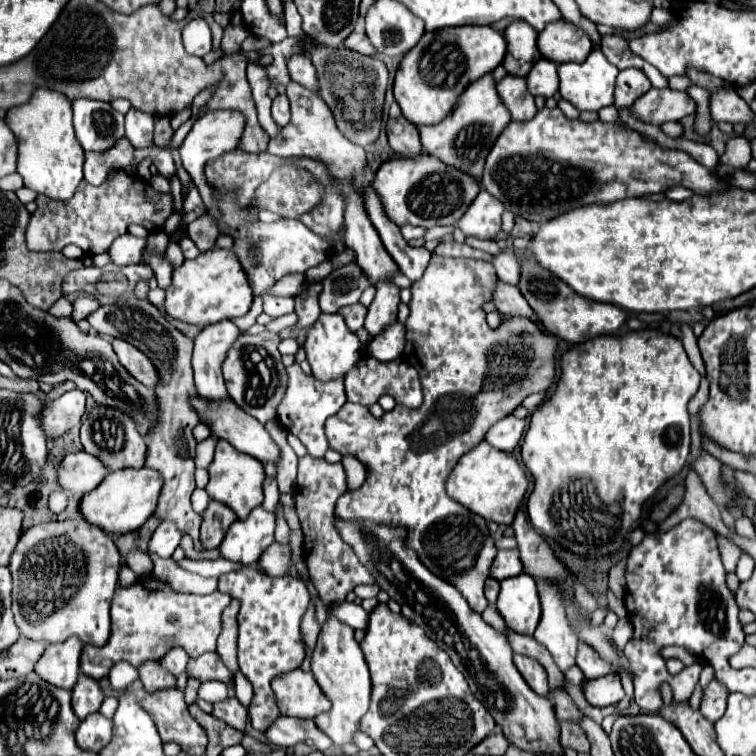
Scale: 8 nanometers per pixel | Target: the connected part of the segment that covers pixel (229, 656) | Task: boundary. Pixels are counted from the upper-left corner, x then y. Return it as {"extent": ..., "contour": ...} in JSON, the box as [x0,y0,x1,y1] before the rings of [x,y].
{"extent":[217,599,239,671],"contour":[[[233,599],[223,611],[223,631],[217,639],[217,653],[231,671],[237,671],[237,613],[239,599]]]}

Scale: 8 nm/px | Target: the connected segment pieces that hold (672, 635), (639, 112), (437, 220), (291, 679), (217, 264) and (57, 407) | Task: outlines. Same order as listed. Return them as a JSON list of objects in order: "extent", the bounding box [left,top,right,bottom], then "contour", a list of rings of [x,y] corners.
[{"extent":[625,519,745,713],"contour":[[[685,519],[665,533],[645,535],[645,539],[639,545],[635,545],[629,553],[625,577],[627,577],[627,597],[631,599],[631,601],[625,601],[625,607],[635,629],[633,639],[625,645],[625,653],[635,673],[635,681],[633,681],[635,703],[644,712],[659,713],[659,709],[663,707],[663,700],[657,691],[660,685],[667,682],[671,686],[674,703],[686,701],[691,697],[702,670],[702,665],[697,663],[686,667],[675,676],[670,675],[659,649],[667,645],[681,645],[685,649],[691,649],[693,655],[703,655],[713,641],[733,641],[733,637],[739,645],[743,645],[745,635],[737,619],[739,607],[725,583],[725,567],[721,563],[721,553],[717,549],[715,533],[713,529],[709,529],[707,525],[695,519]]]},{"extent":[631,89,695,125],"contour":[[[649,89],[631,107],[631,115],[643,123],[663,125],[667,121],[679,121],[685,115],[695,113],[695,101],[681,91],[673,89]]]},{"extent":[375,153,479,227],"contour":[[[421,153],[413,159],[389,159],[375,173],[375,191],[383,201],[387,217],[395,225],[419,225],[419,227],[437,227],[437,225],[455,225],[467,207],[479,195],[479,183],[473,175],[459,171],[457,167],[447,167],[441,159],[435,159],[429,153]]]},{"extent":[271,669,331,719],"contour":[[[293,669],[287,675],[279,675],[271,683],[281,715],[313,719],[323,711],[331,709],[331,701],[321,691],[311,671]]]},{"extent":[163,247,253,327],"contour":[[[213,247],[207,253],[199,253],[195,259],[187,259],[181,267],[173,271],[173,281],[165,289],[163,311],[177,321],[207,327],[219,321],[233,321],[243,317],[253,303],[253,291],[239,267],[237,257],[231,249]]]},{"extent":[45,389,85,439],"contour":[[[71,389],[67,393],[63,393],[55,403],[49,405],[47,415],[45,415],[45,427],[47,433],[55,439],[61,433],[69,431],[71,427],[75,427],[83,413],[85,413],[85,391],[81,389]]]}]

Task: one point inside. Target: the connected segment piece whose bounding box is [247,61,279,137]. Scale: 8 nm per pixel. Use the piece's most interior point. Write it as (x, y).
(257, 76)

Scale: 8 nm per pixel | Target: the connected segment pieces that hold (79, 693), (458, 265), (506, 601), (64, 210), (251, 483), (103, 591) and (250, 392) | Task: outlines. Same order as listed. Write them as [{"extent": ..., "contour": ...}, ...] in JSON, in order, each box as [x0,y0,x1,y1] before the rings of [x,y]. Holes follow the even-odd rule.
[{"extent":[71,675,105,719],"contour":[[[79,675],[77,685],[71,691],[73,695],[73,711],[79,719],[85,719],[91,713],[97,713],[105,695],[103,689],[99,687],[97,679],[91,679],[89,675]]]},{"extent":[325,255,559,613],"contour":[[[433,255],[429,267],[427,267],[425,273],[423,273],[423,277],[421,277],[419,281],[415,281],[410,287],[411,300],[409,301],[408,306],[409,309],[411,309],[411,315],[409,315],[409,319],[407,319],[407,345],[405,345],[405,349],[409,349],[409,357],[415,359],[413,365],[415,365],[415,369],[419,371],[421,385],[425,387],[425,401],[423,401],[423,405],[421,405],[419,409],[409,409],[409,407],[397,405],[393,411],[383,413],[381,419],[375,419],[375,417],[369,413],[367,407],[355,405],[355,403],[345,403],[343,409],[341,409],[339,413],[335,413],[331,419],[327,419],[327,423],[325,423],[325,435],[327,435],[329,447],[335,449],[335,451],[339,451],[341,455],[353,455],[353,457],[357,457],[357,459],[367,467],[367,479],[365,479],[365,483],[363,483],[359,489],[347,491],[345,495],[339,497],[337,507],[335,507],[335,515],[337,515],[339,519],[343,519],[343,521],[359,521],[359,519],[361,519],[361,521],[371,521],[371,523],[379,523],[379,525],[391,525],[391,527],[403,527],[403,529],[407,529],[407,539],[405,539],[405,541],[407,541],[407,547],[411,547],[411,549],[419,555],[419,559],[423,561],[423,565],[425,565],[431,573],[435,573],[435,575],[441,577],[441,579],[447,579],[447,581],[453,583],[455,587],[459,587],[459,591],[463,593],[463,597],[469,601],[471,609],[475,609],[477,613],[481,613],[481,611],[489,605],[487,599],[485,599],[485,595],[483,595],[483,585],[485,585],[485,581],[487,581],[487,577],[489,577],[489,569],[491,569],[491,563],[493,563],[493,557],[495,557],[497,549],[495,549],[493,539],[489,537],[487,521],[485,521],[483,517],[479,517],[477,513],[469,511],[467,507],[463,507],[461,503],[457,503],[455,499],[451,499],[451,497],[447,495],[447,491],[445,491],[445,481],[447,481],[449,473],[453,471],[455,463],[459,461],[459,457],[461,457],[463,453],[467,453],[469,449],[473,449],[475,445],[479,445],[479,443],[485,439],[487,431],[489,431],[499,419],[503,419],[503,417],[507,417],[509,413],[513,413],[513,411],[521,405],[521,401],[523,401],[527,395],[545,391],[545,389],[549,389],[549,387],[555,383],[555,353],[557,353],[557,343],[559,343],[555,335],[545,333],[537,323],[534,323],[531,319],[525,317],[507,316],[501,320],[497,329],[491,329],[491,327],[487,325],[487,321],[485,321],[485,313],[483,313],[481,305],[483,305],[485,301],[491,299],[491,287],[495,285],[495,281],[497,281],[495,269],[493,269],[493,265],[487,263],[487,261],[479,261],[479,259],[451,259],[451,257]],[[507,343],[511,343],[511,345],[521,343],[521,347],[517,345],[517,349],[515,349],[515,367],[519,367],[519,371],[515,371],[515,375],[511,375],[511,379],[503,379],[503,363],[505,363],[505,359],[503,359],[503,355],[501,355],[503,349],[501,349],[501,347],[495,347],[495,345],[507,345]]]},{"extent":[497,573,541,635],"contour":[[[527,573],[501,581],[501,593],[497,609],[505,619],[505,625],[513,631],[531,635],[541,619],[541,603],[535,579]]]},{"extent":[27,175,173,255],"contour":[[[119,175],[109,185],[91,187],[81,181],[75,197],[71,201],[53,201],[45,195],[37,199],[37,211],[31,215],[27,225],[27,247],[29,251],[61,251],[65,245],[73,243],[83,249],[85,255],[107,253],[111,243],[127,231],[129,223],[139,223],[153,231],[163,227],[165,219],[173,213],[173,197],[157,193],[147,181],[131,175]]]},{"extent":[205,439,265,519],"contour":[[[221,439],[217,441],[215,459],[209,467],[209,483],[205,487],[211,499],[225,503],[239,515],[239,519],[245,519],[253,507],[263,503],[263,481],[265,481],[265,471],[257,459],[253,459],[251,455],[239,453],[227,441],[221,441]]]},{"extent":[9,519,121,645],"contour":[[[83,519],[49,521],[23,531],[9,563],[13,575],[13,613],[21,635],[47,643],[61,643],[71,635],[77,635],[83,643],[91,645],[107,643],[111,635],[109,609],[117,587],[119,567],[121,557],[113,539],[103,529],[89,525]]]},{"extent":[221,331,287,423],"contour":[[[263,331],[259,335],[241,333],[239,339],[227,351],[225,361],[221,365],[229,397],[245,413],[253,415],[261,423],[275,419],[277,405],[279,405],[279,401],[285,393],[285,387],[287,387],[287,373],[281,363],[281,353],[277,351],[279,341],[281,341],[279,333],[271,333],[271,331]]]}]

